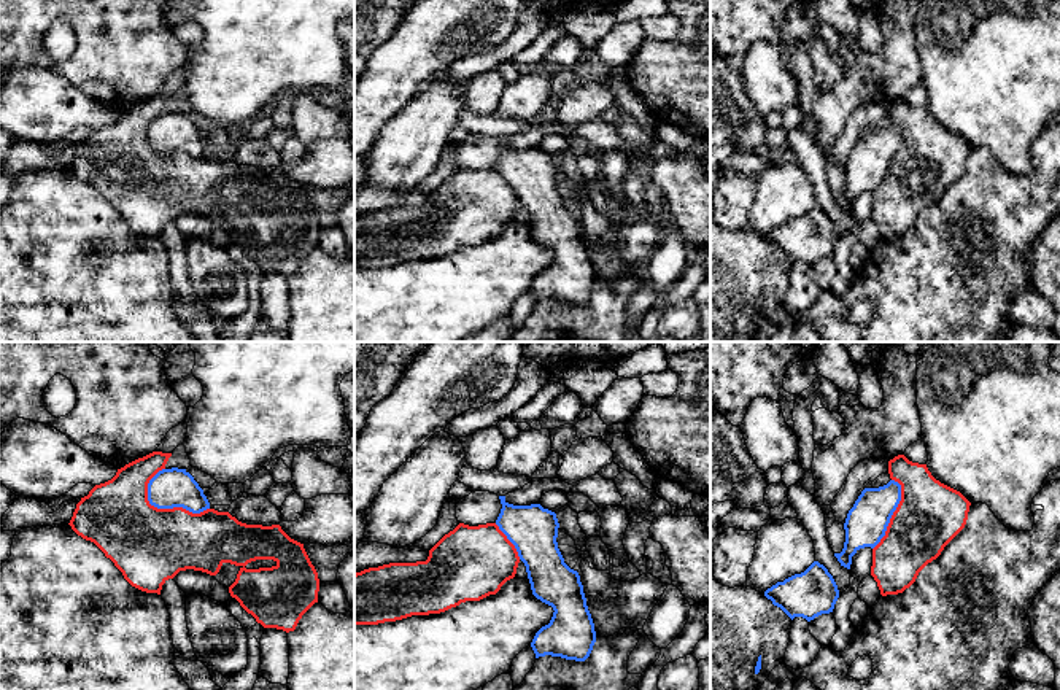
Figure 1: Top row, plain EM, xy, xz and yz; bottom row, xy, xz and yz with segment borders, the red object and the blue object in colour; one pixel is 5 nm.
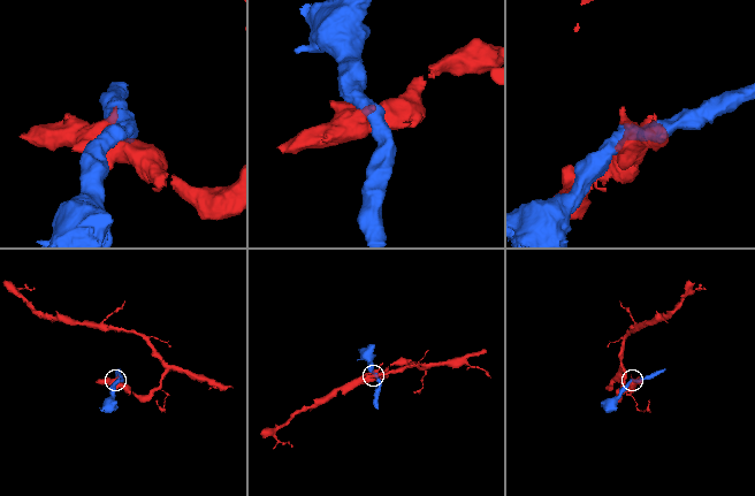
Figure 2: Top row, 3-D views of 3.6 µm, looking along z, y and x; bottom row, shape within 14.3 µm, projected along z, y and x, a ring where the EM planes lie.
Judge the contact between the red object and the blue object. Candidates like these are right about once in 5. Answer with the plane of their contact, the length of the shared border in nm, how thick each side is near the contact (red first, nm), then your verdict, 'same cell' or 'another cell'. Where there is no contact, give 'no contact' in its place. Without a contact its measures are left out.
meets red in xy; contact 340 nm long; 380 nm thick on the red side, 200 nm on the other; another cell

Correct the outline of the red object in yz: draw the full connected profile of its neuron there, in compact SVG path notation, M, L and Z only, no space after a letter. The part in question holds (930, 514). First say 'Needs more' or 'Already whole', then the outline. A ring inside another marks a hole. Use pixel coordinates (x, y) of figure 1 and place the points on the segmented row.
Already whole. M904 455L888 461L888 474L901 485L901 501L885 536L872 549L871 576L882 596L903 593L915 582L919 572L965 528L971 506L960 491L936 480L927 464L912 463Z

